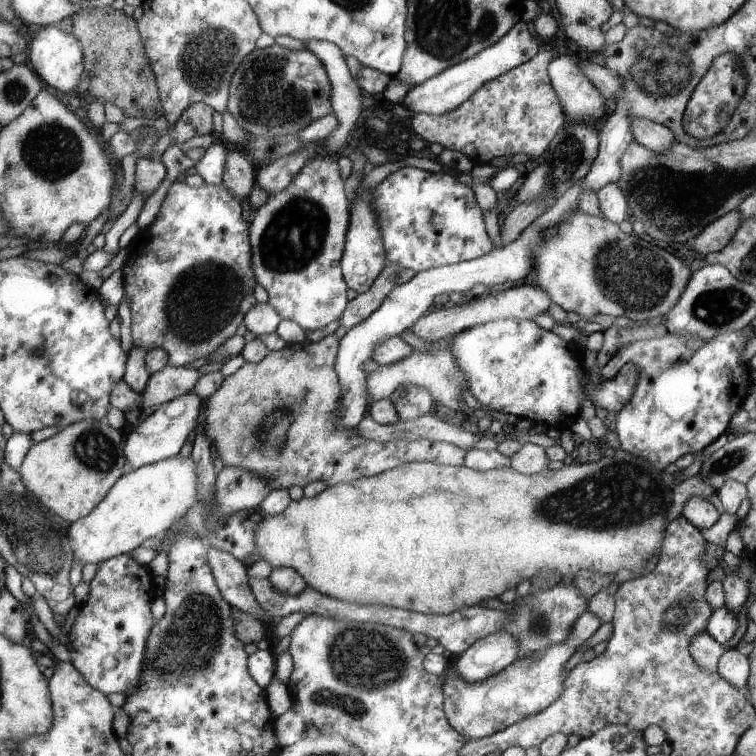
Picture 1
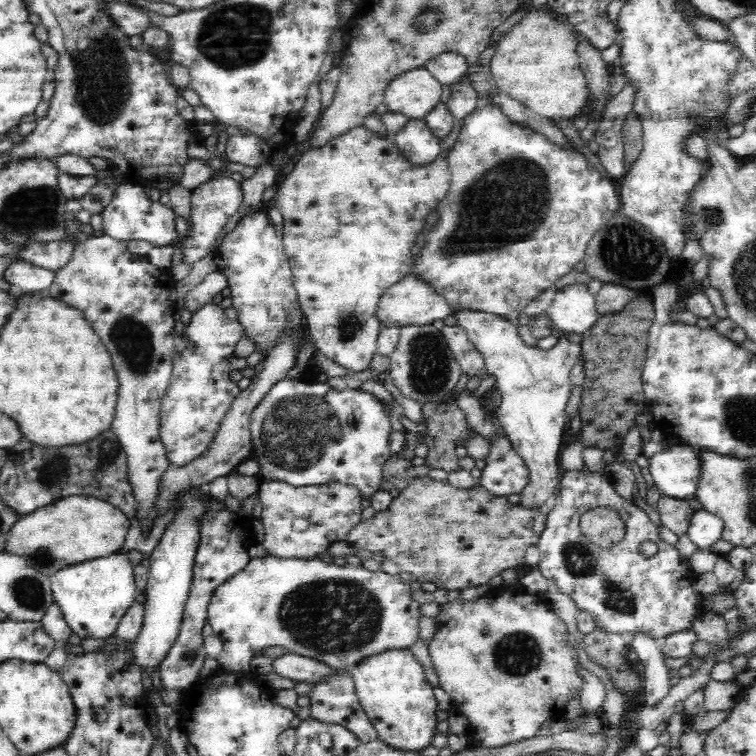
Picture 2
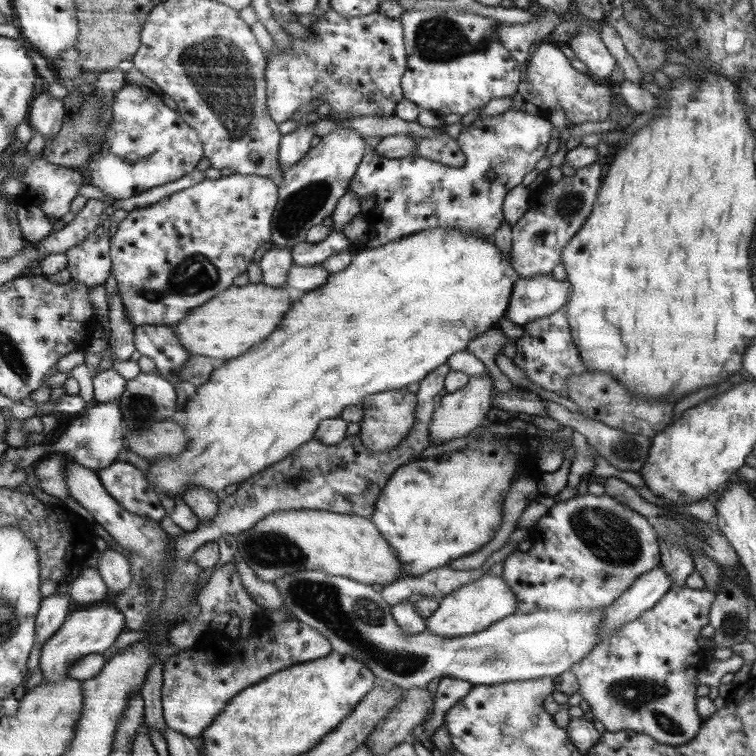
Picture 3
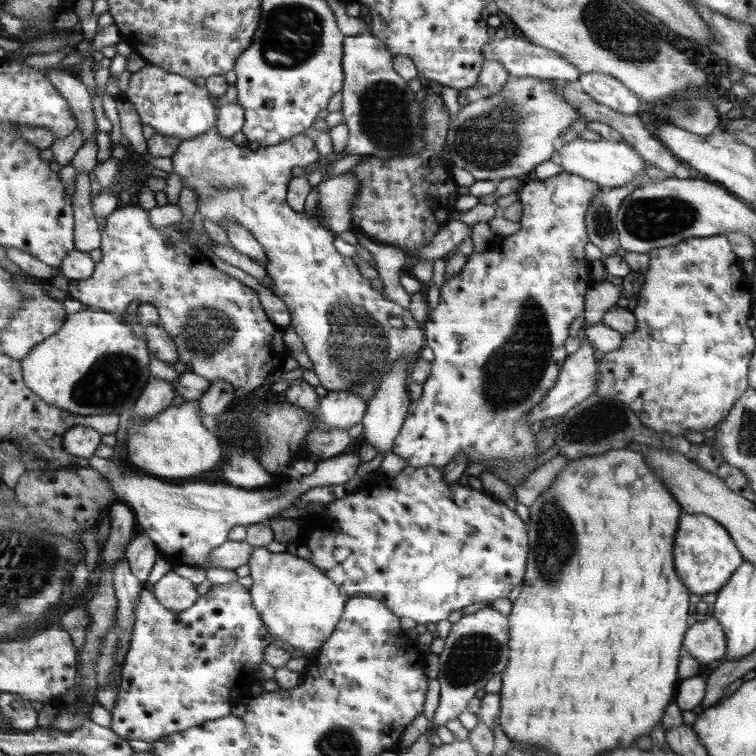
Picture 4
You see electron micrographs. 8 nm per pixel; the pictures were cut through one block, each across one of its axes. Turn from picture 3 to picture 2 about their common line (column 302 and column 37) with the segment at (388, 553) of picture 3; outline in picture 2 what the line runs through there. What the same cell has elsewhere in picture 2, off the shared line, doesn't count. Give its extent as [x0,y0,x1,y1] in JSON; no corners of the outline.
[4,496,130,577]

